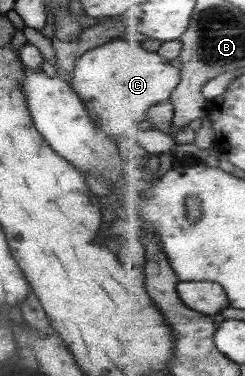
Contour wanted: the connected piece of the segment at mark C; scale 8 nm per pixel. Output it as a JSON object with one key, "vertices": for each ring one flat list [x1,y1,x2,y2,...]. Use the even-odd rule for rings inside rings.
{"vertices":[[125,36,82,53,74,62,71,79,72,91,85,102,89,112,97,114,97,118,102,120,96,124,98,129,117,143,122,143,123,133,139,130,139,124,147,120,152,106,169,101,169,96,182,79,181,72,173,68,168,58,159,52,149,52,140,40,123,42,123,38]]}

